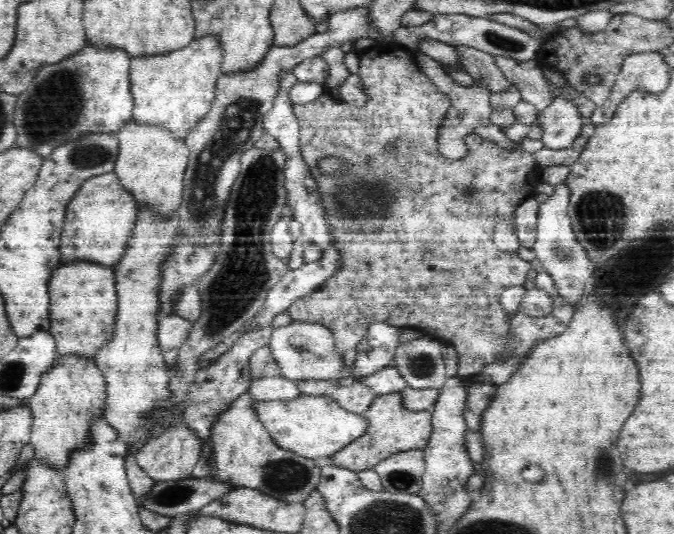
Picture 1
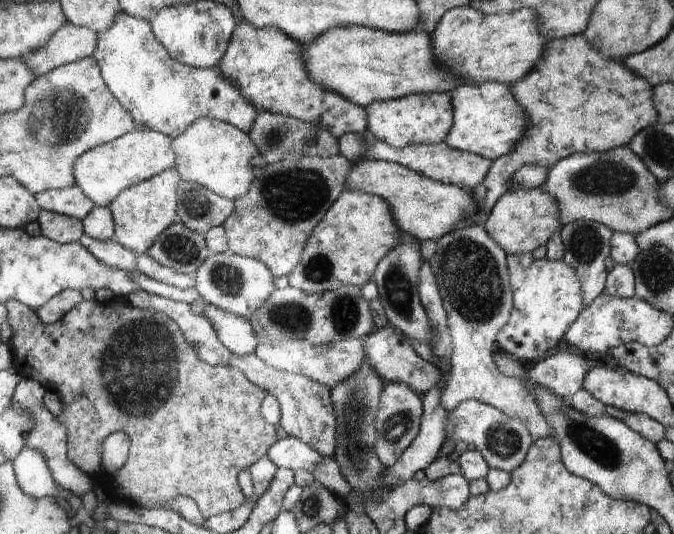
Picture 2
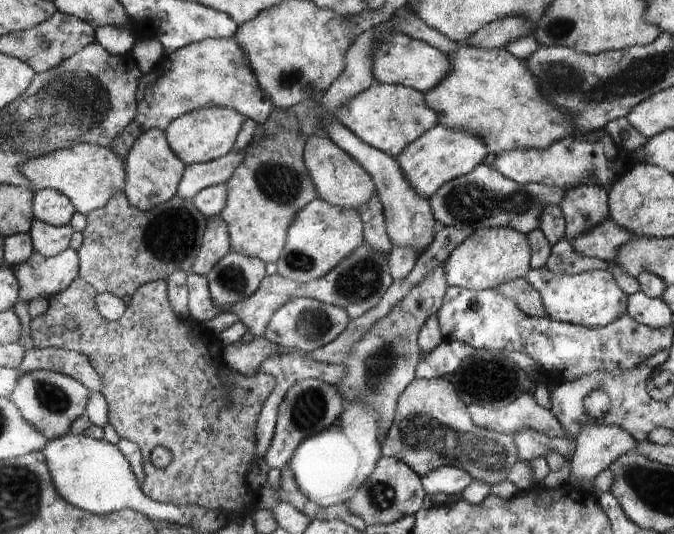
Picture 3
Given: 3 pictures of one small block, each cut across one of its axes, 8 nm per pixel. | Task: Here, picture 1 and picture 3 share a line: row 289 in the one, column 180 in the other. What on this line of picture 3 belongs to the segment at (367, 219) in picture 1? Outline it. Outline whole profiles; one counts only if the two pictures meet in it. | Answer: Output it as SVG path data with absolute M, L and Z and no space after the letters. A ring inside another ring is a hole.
M77 277L69 289L64 290L62 294L58 296L52 296L49 299L49 306L38 318L34 315L32 321L33 336L38 349L44 349L48 347L56 347L66 349L69 351L75 351L76 353L86 354L90 363L93 364L94 370L98 372L102 380L101 393L104 395L105 401L108 407L108 422L109 426L112 426L114 430L120 435L120 438L128 439L135 442L140 447L143 458L144 469L144 482L140 490L153 500L159 503L172 503L172 504L198 504L203 508L210 508L210 510L224 510L232 512L235 517L252 517L255 510L259 508L256 491L250 486L249 473L250 466L254 465L254 458L257 454L257 422L260 420L261 410L265 406L265 402L273 394L274 386L277 386L277 378L274 375L266 373L256 373L254 376L244 376L236 370L229 368L221 359L217 360L212 357L210 350L208 349L208 336L204 332L204 327L200 322L193 320L192 318L182 318L178 314L174 314L173 307L170 306L170 300L168 296L168 283L164 280L156 280L152 282L145 282L134 292L130 304L126 307L126 312L122 315L122 318L117 321L107 321L100 316L95 306L95 295L97 291L93 286L90 286L89 282L85 279ZM66 314L73 314L74 318L78 320L78 328L76 330L66 330L64 322L66 322ZM226 387L232 388L232 399L226 394ZM156 446L164 446L172 452L172 462L168 464L168 467L164 469L155 468L150 460L150 454Z

